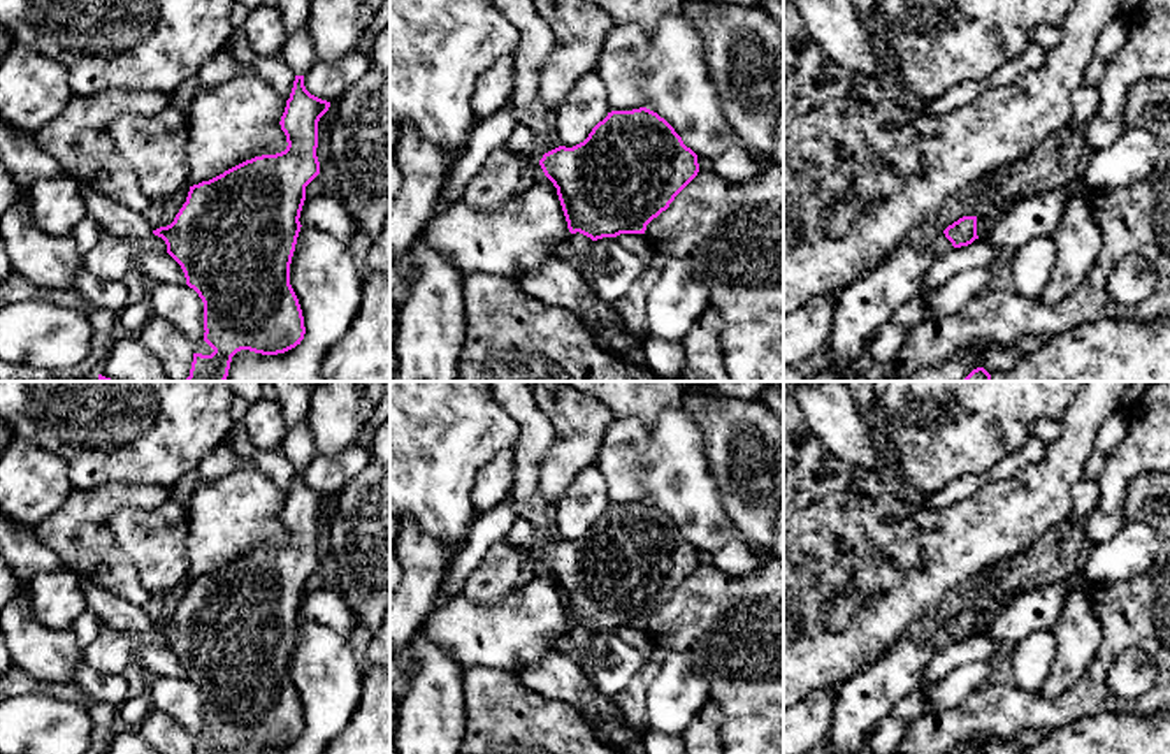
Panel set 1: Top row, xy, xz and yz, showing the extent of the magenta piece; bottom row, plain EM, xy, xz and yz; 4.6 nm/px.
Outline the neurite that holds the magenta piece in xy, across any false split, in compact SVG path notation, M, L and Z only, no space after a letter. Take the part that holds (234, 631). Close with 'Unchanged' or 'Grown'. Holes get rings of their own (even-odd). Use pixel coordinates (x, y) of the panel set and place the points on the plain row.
M295 469L279 515L286 543L190 580L174 615L153 624L204 696L204 735L214 745L193 754L232 754L241 743L278 749L304 733L290 657L306 580L320 568L318 515L329 501Z. Unchanged

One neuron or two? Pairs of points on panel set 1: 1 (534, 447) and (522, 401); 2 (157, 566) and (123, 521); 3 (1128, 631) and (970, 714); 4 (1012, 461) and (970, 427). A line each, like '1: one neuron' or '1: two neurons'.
1: one neuron
2: one neuron
3: one neuron
4: two neurons

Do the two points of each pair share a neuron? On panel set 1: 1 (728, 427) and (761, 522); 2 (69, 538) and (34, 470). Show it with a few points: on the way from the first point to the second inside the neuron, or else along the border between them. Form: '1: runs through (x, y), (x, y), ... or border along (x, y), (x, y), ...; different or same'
1: runs through (740, 450), (740, 478), (751, 489), (751, 500); same
2: border along (74, 489), (58, 508), (32, 528); different

